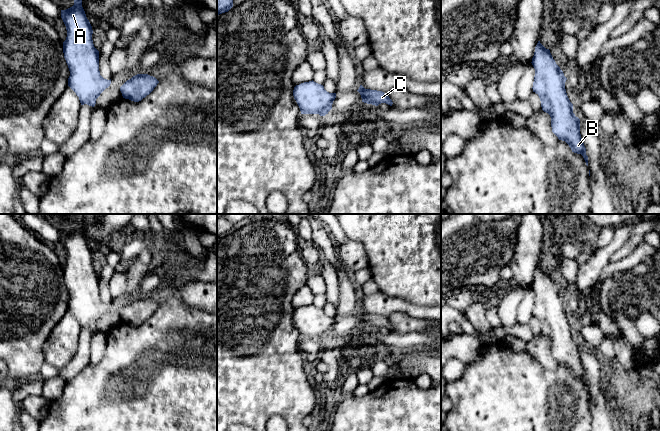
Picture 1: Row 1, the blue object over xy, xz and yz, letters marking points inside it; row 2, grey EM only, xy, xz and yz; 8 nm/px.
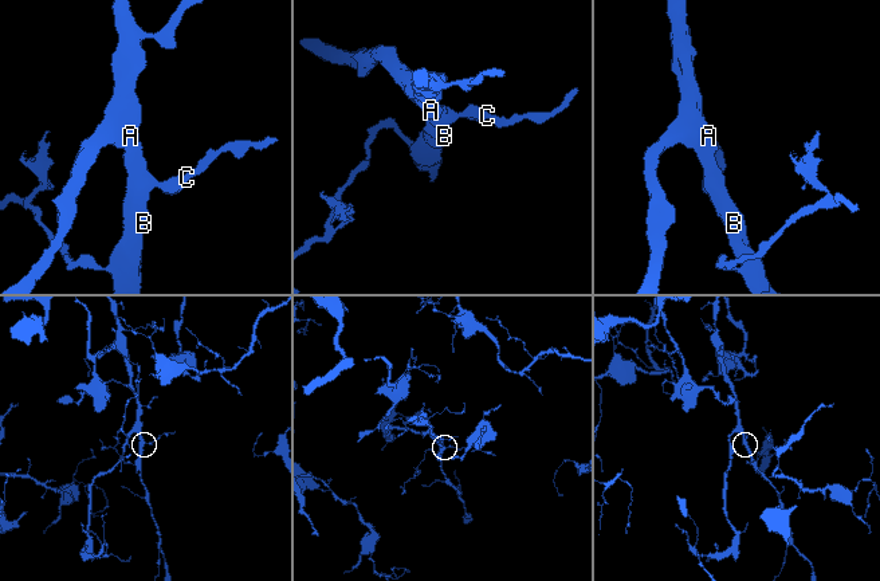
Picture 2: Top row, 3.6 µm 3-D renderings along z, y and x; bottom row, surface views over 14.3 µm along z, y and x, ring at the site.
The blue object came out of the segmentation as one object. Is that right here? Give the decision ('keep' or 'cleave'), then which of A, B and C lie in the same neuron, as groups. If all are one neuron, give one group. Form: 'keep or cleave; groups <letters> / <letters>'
cleave; groups A / B C

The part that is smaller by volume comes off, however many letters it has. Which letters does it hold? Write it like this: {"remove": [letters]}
{"remove": ["B", "C"]}

